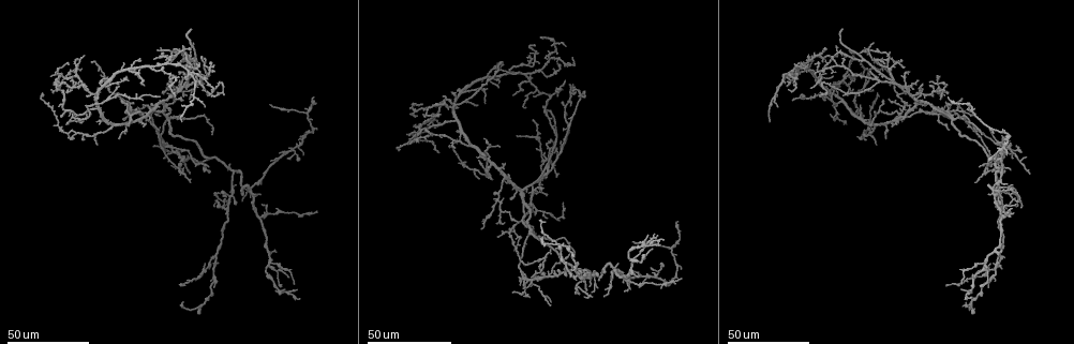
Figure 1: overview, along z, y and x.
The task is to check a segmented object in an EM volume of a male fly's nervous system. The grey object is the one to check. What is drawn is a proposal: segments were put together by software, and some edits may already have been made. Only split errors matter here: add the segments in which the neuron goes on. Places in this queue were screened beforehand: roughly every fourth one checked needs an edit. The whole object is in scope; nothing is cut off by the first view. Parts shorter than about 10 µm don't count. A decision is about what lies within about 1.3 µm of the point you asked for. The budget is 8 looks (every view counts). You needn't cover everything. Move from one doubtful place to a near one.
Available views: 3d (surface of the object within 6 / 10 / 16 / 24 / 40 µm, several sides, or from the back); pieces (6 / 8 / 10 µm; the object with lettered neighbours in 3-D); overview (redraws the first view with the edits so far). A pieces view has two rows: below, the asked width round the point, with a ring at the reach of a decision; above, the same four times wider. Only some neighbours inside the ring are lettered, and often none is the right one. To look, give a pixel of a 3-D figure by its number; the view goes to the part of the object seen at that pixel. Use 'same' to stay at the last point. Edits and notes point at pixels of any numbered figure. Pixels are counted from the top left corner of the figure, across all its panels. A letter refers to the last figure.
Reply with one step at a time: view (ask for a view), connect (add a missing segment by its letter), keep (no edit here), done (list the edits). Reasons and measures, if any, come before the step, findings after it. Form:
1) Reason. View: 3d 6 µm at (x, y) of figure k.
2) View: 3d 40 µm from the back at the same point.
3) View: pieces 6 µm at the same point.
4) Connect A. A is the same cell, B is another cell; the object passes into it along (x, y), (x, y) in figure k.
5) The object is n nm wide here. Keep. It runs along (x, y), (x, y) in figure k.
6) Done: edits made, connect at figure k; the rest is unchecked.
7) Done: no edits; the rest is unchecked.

An open end. View: 3d 24 µm at (535, 119) of figure 1.

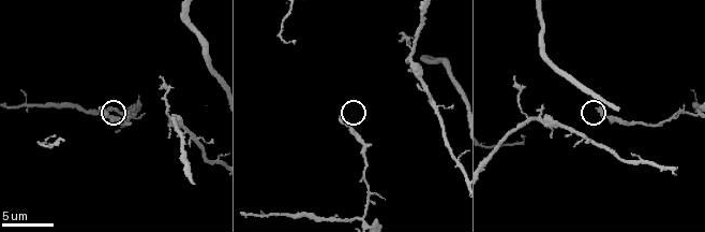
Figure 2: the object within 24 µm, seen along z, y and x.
See the neighbours. View: pieces 10 µm at (341, 117) of figure 2.

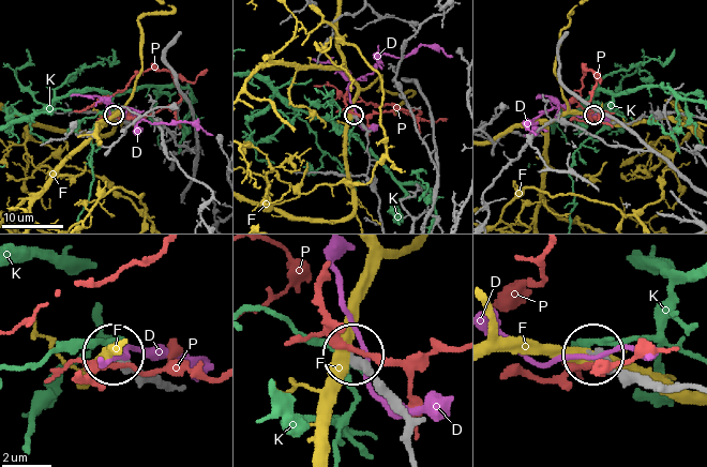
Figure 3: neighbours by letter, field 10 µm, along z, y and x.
Keep. D, F, K and P are other cells; it runs along (378, 205), (375, 183), (367, 175), (367, 131), (355, 115) in figure 3; no lettered segment goes on from it.

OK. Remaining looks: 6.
Branch stops here. View: 3d 40 µm at (531, 93) of figure 1.

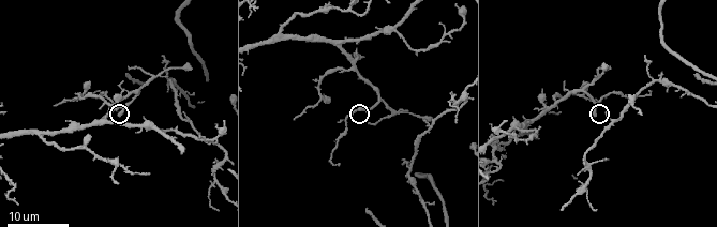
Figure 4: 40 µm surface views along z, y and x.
What lies round it. View: pieces 8 µm at (121, 116) of figure 4.

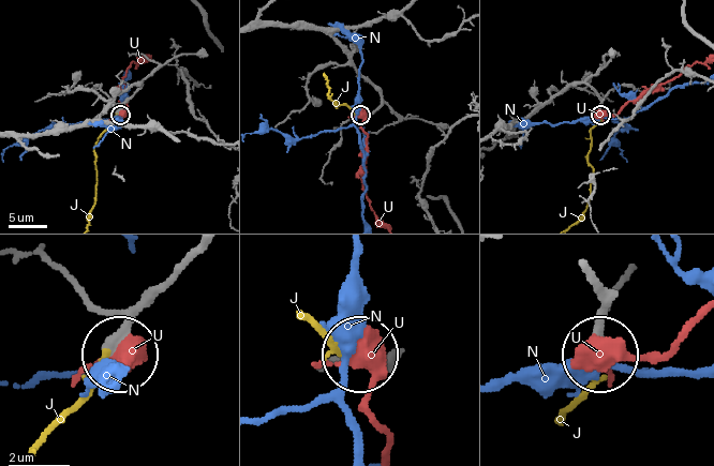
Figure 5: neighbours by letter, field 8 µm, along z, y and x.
Connect J. J is the same cell, N and U are other cells; the object passes into it along (181, 269), (107, 348), (89, 396), (38, 450) in figure 5; it goes on there.

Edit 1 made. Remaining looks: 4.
View: overview.

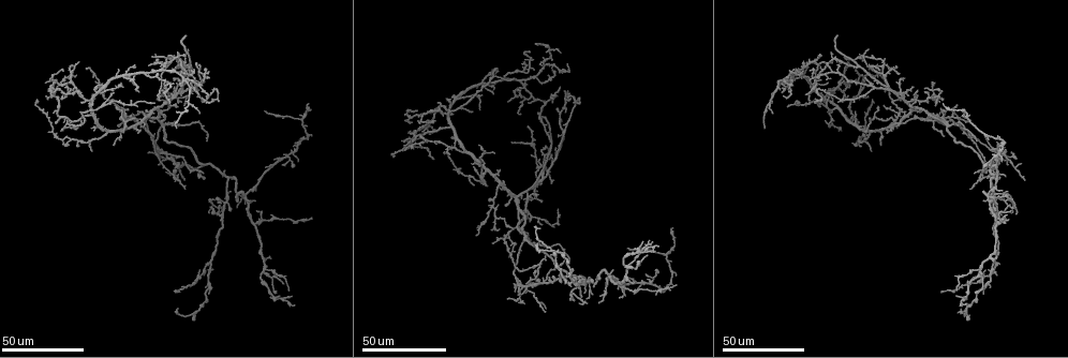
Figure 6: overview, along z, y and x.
End of a long branch. View: 3d 40 µm at (838, 36) of figure 6.

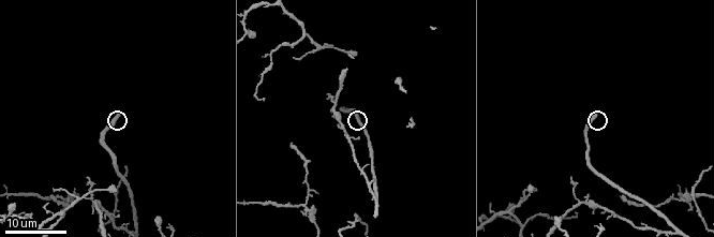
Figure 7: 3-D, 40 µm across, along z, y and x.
View: pieces 8 µm at (596, 116) of figure 7.

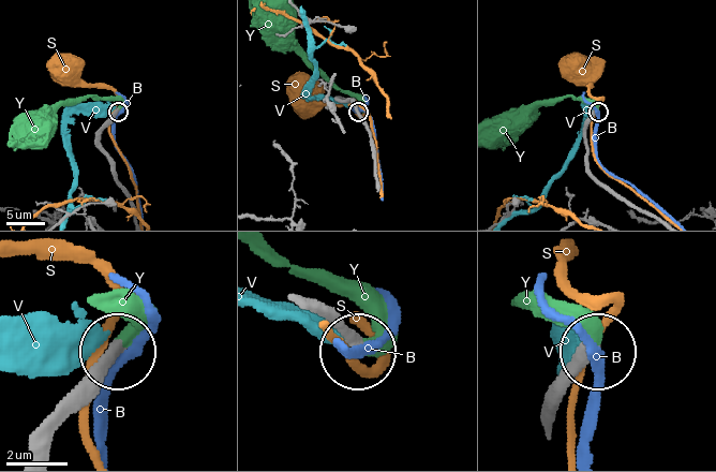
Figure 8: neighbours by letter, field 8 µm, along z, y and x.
The object is 380 nm wide here. Connect Y. Y is the same cell, B, S and V are other cells; the object passes into it along (43, 424), (132, 328), (97, 303) in figure 8; the neuron continues.

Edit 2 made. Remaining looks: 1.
Done: edits made, connect at figure 5, connect at figure 8; the rest is unchecked.

